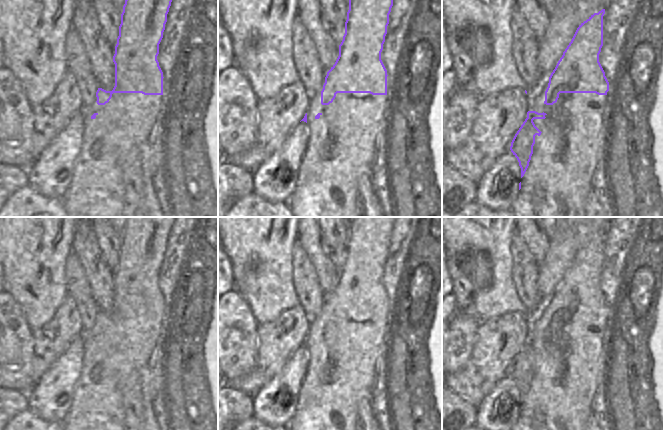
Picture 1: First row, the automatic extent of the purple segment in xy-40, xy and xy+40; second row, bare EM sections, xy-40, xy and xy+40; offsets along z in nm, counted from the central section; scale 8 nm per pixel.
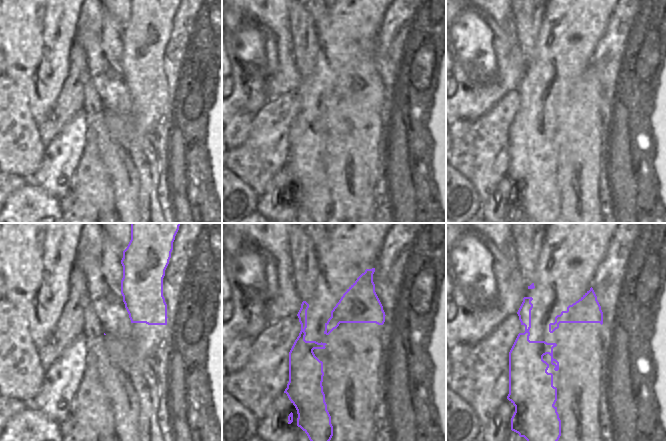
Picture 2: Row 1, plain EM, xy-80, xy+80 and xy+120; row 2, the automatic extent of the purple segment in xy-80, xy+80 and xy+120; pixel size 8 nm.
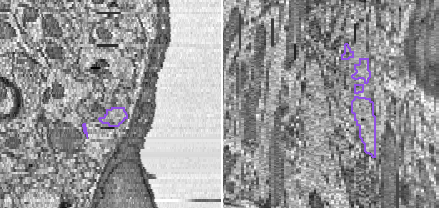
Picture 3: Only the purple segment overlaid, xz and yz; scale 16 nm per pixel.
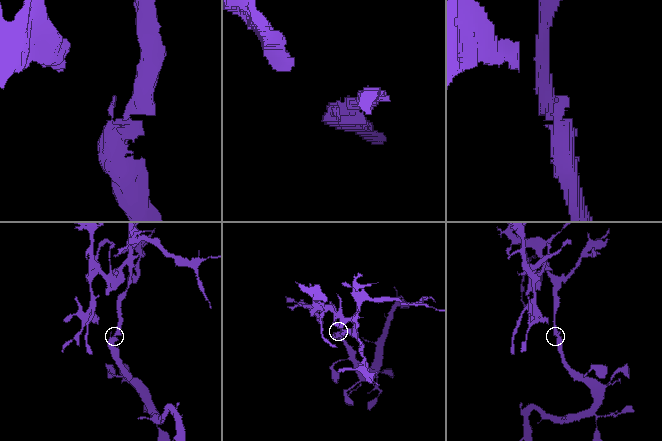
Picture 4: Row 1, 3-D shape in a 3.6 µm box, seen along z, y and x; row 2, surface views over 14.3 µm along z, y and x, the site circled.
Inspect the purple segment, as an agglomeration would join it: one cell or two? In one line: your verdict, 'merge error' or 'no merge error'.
merge error

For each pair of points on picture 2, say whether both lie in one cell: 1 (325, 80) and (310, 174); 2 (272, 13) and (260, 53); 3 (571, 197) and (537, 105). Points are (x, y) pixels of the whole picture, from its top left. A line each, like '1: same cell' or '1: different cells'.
1: same cell
2: different cells
3: different cells

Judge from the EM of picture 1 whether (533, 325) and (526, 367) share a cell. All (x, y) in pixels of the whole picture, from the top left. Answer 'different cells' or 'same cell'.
same cell

